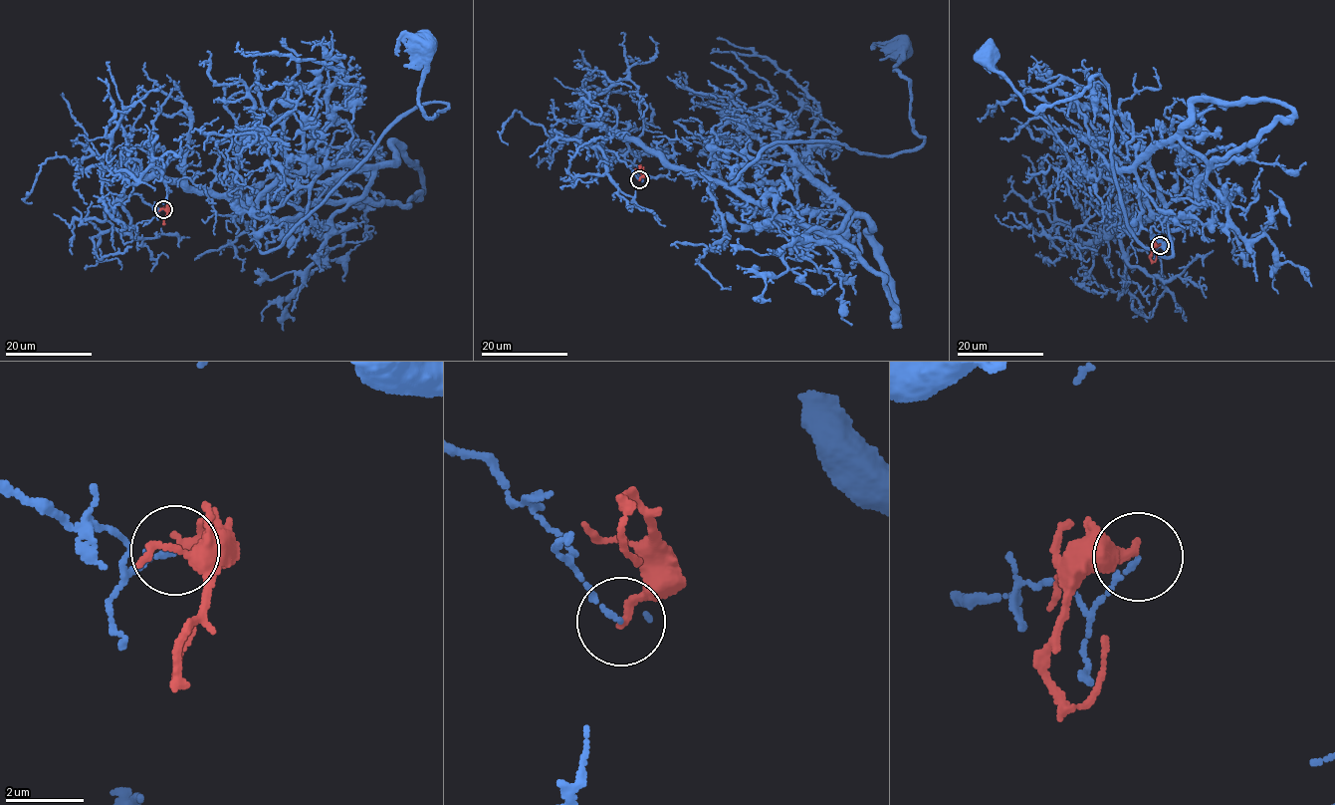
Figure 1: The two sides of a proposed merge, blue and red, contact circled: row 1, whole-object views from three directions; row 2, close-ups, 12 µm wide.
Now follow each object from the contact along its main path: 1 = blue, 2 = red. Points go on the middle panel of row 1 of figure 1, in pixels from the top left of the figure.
1: (639, 179), (601, 148), (608, 136), (730, 185), (778, 141), (917, 150), (901, 52)
2: (640, 179), (640, 165), (641, 173)

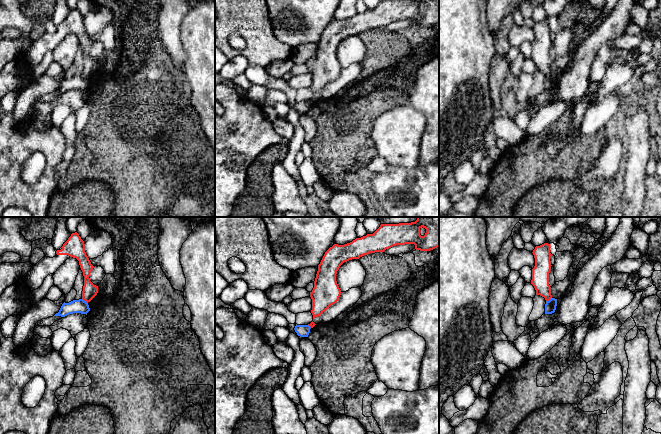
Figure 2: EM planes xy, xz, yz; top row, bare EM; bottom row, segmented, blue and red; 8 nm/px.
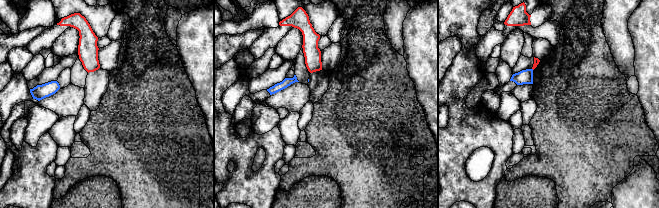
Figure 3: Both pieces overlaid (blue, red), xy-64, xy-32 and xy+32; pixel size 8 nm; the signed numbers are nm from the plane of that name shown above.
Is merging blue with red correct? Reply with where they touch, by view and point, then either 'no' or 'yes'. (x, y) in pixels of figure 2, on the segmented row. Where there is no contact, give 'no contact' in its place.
xy (85, 301) | no

